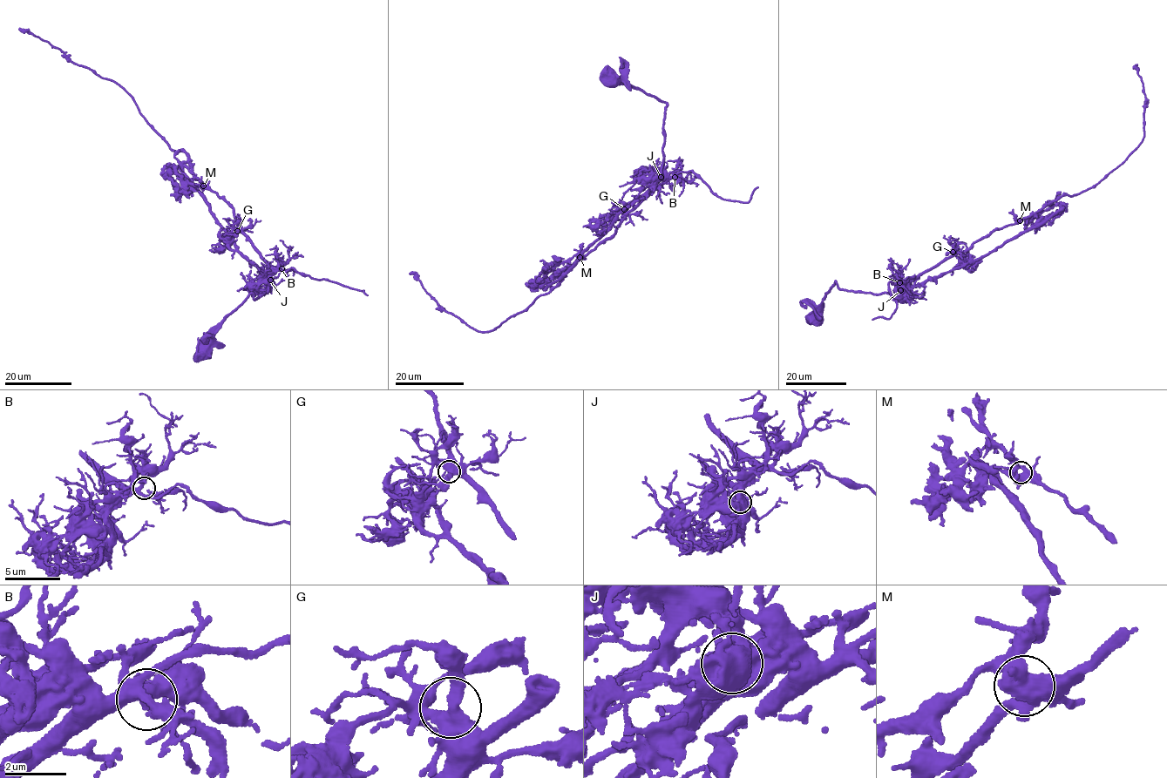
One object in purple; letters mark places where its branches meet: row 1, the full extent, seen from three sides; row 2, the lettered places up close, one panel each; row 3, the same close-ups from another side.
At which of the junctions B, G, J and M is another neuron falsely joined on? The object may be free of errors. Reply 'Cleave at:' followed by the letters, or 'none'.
Cleave at: J

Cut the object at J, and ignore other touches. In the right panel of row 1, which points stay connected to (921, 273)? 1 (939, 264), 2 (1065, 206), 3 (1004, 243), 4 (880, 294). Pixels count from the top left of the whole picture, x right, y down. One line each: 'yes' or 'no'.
1: yes
2: no
3: no
4: no

